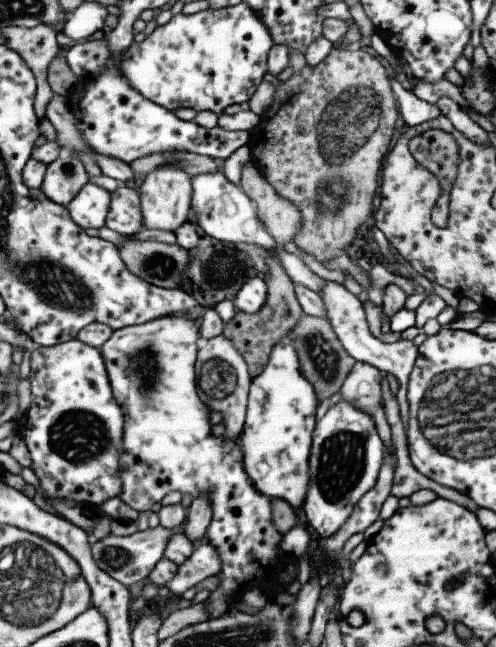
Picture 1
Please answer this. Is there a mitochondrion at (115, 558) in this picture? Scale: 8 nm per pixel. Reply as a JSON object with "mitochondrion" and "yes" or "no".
{"mitochondrion":"yes"}

